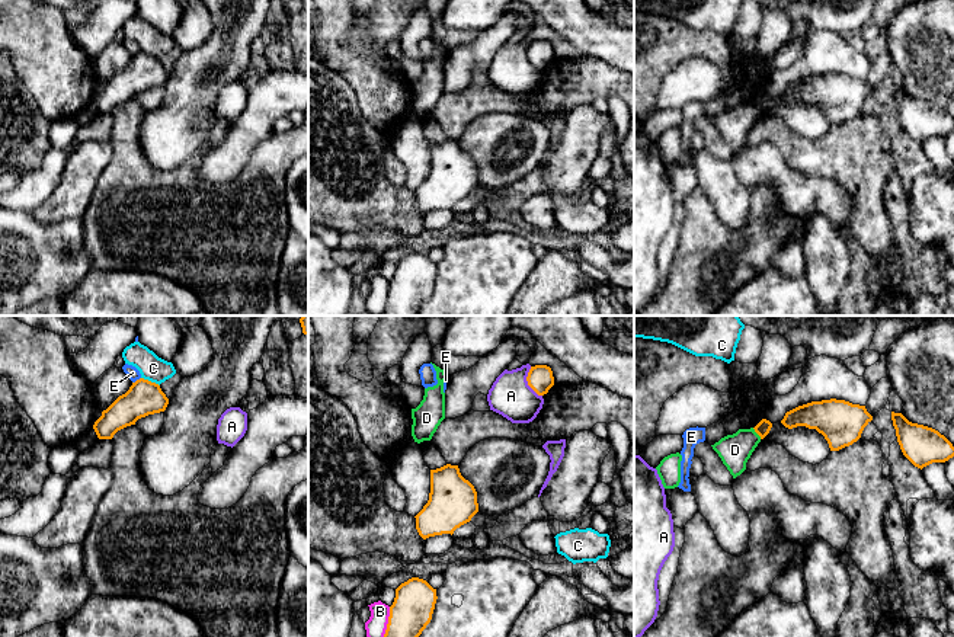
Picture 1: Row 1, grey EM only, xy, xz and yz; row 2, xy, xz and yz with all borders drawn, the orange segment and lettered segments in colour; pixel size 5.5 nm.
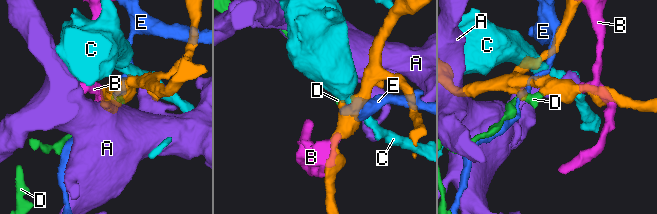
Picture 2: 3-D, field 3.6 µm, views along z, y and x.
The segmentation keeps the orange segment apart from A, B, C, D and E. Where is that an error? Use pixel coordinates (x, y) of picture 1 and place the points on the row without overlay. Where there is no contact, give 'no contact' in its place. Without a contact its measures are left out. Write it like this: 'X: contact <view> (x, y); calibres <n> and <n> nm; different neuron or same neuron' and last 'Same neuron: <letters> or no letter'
A: contact xz (528, 57); calibres 150 and 240 nm; different neuron
B: contact xz (387, 298); calibres 220 and 120 nm; different neuron
C: contact xy (150, 55); calibres 190 and 140 nm; different neuron
D: contact yz (756, 106); calibres 80 and 180 nm; different neuron
E: contact xy (137, 54); calibres 190 and 70 nm; different neuron
Same neuron: no letter

